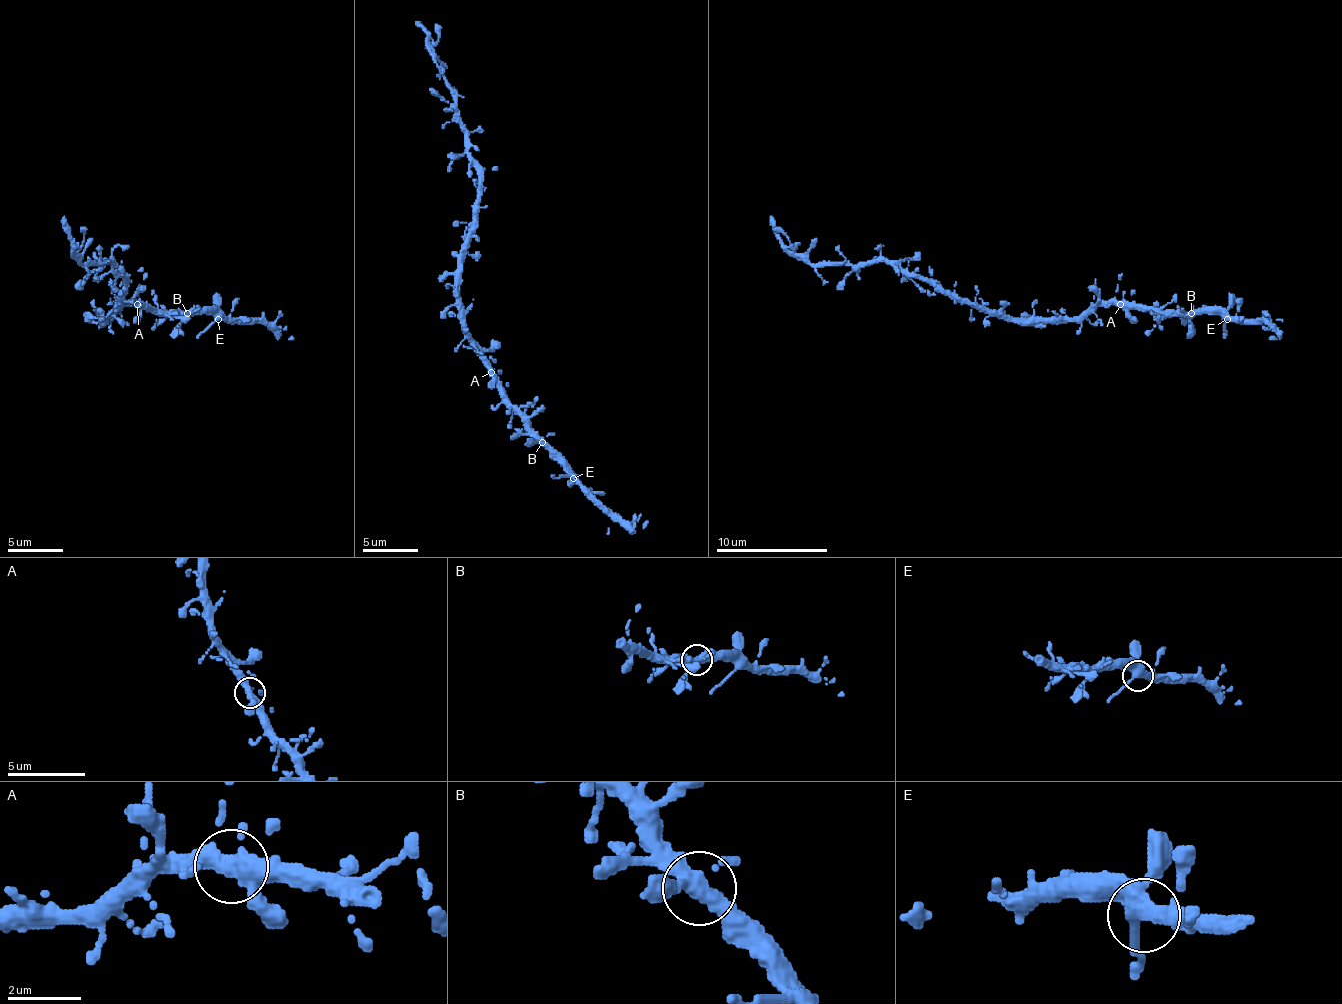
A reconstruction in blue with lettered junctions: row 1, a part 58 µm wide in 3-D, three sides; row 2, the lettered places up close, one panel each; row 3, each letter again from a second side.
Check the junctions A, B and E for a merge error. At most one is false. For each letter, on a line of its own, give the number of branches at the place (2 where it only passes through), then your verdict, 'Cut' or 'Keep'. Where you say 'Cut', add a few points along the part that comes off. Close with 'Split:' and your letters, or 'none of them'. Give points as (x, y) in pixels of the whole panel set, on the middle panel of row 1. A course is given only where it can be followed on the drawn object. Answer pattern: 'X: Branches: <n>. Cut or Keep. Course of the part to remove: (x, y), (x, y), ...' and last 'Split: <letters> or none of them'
A: Branches: 4. Keep
B: Branches: 4. Keep
E: Branches: 4. Keep
Split: none of them

